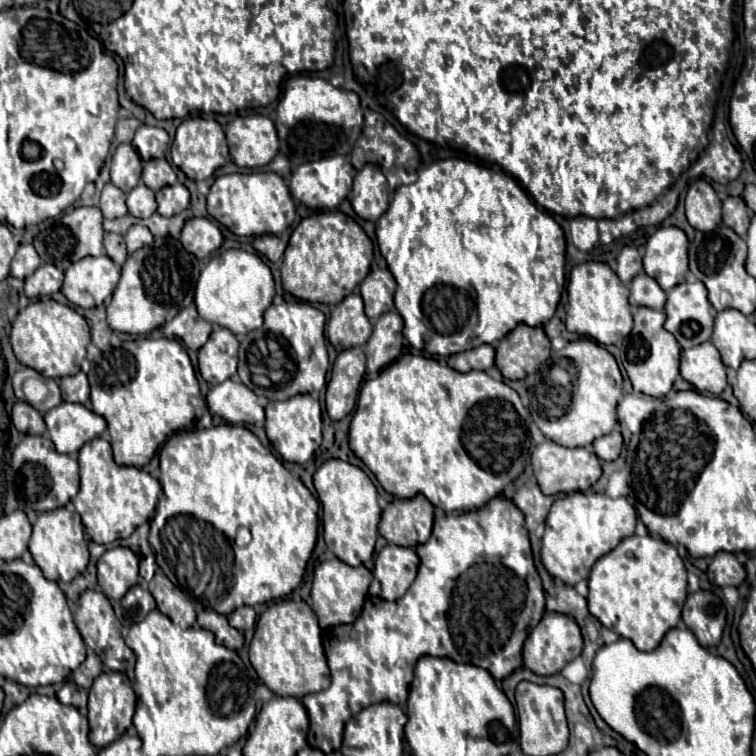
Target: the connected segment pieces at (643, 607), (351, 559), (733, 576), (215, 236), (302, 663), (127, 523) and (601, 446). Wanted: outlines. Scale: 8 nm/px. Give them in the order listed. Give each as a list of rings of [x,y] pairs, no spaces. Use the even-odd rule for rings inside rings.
[[[631,535],[613,551],[599,557],[589,575],[589,611],[607,629],[635,643],[639,651],[653,651],[663,635],[681,619],[687,597],[687,571],[677,549],[657,535]]]
[[[327,459],[313,475],[317,497],[323,505],[323,539],[327,547],[347,565],[359,567],[373,557],[381,509],[377,489],[369,475],[347,461]]]
[[[717,553],[707,567],[707,577],[717,587],[727,587],[727,585],[737,587],[745,581],[747,573],[733,553]]]
[[[207,217],[187,219],[181,233],[183,247],[189,253],[197,255],[197,259],[205,259],[213,251],[217,251],[221,247],[221,241],[223,241],[223,235],[219,231],[219,225]]]
[[[279,601],[261,613],[255,629],[255,637],[249,647],[249,659],[259,679],[281,697],[305,697],[329,687],[331,675],[321,643],[321,629],[317,625],[315,611],[299,601]]]
[[[101,437],[83,445],[77,461],[81,487],[73,499],[73,505],[81,515],[87,535],[95,543],[113,543],[117,539],[127,539],[141,523],[149,521],[161,493],[161,485],[157,479],[153,479],[143,469],[117,465],[113,461],[109,441]]]
[[[617,429],[611,431],[609,435],[603,435],[593,441],[593,451],[603,461],[615,461],[621,453],[621,447],[623,447],[623,435]]]

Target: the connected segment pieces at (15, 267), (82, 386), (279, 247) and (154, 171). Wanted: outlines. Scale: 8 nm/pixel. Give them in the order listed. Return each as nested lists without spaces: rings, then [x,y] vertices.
[[[21,245],[21,247],[17,249],[17,255],[13,257],[11,275],[17,277],[17,279],[25,279],[25,277],[29,277],[39,265],[41,265],[41,259],[39,259],[35,247],[33,247],[33,245]]]
[[[79,371],[77,375],[71,375],[71,377],[63,377],[59,381],[59,387],[63,393],[63,401],[81,403],[81,405],[85,405],[89,401],[89,381],[83,371]]]
[[[261,235],[261,237],[255,237],[253,247],[261,255],[265,255],[269,261],[273,261],[273,263],[281,261],[283,251],[285,251],[285,243],[277,235]]]
[[[165,157],[161,159],[151,159],[149,163],[143,163],[143,183],[147,187],[153,187],[153,191],[165,187],[165,185],[175,185],[177,183],[177,175],[171,169],[171,165],[167,163]]]

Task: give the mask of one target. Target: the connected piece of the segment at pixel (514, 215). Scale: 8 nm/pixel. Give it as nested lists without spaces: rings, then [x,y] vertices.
[[[463,159],[437,161],[417,171],[415,183],[397,187],[389,209],[377,221],[377,245],[405,295],[405,305],[397,305],[405,321],[403,335],[429,355],[455,355],[483,343],[493,345],[517,323],[545,325],[565,285],[565,235],[555,219],[537,209],[511,175]]]

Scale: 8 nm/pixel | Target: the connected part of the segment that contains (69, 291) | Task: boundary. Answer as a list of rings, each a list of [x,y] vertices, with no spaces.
[[[85,257],[65,271],[65,297],[77,307],[97,307],[111,299],[121,271],[107,257]]]

